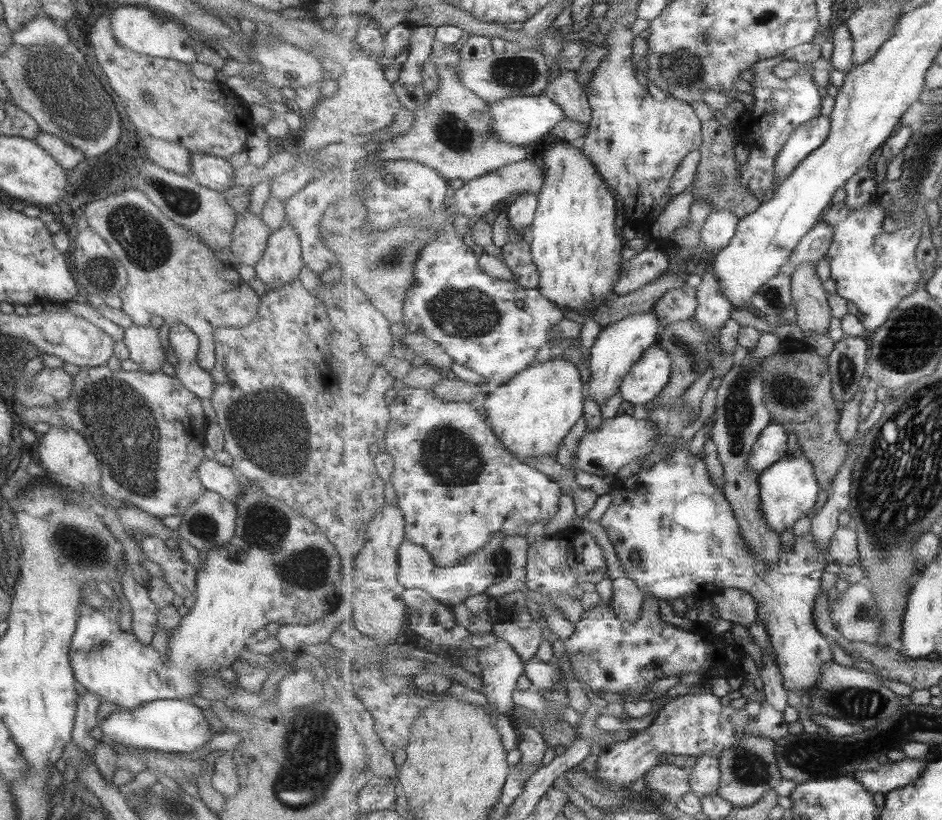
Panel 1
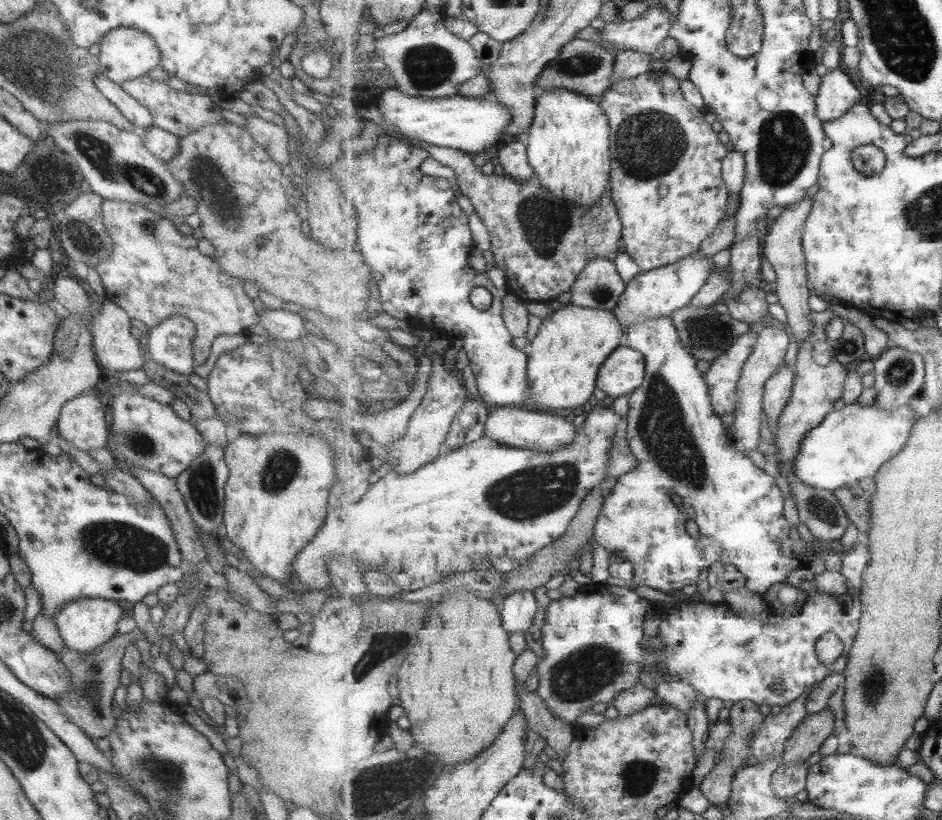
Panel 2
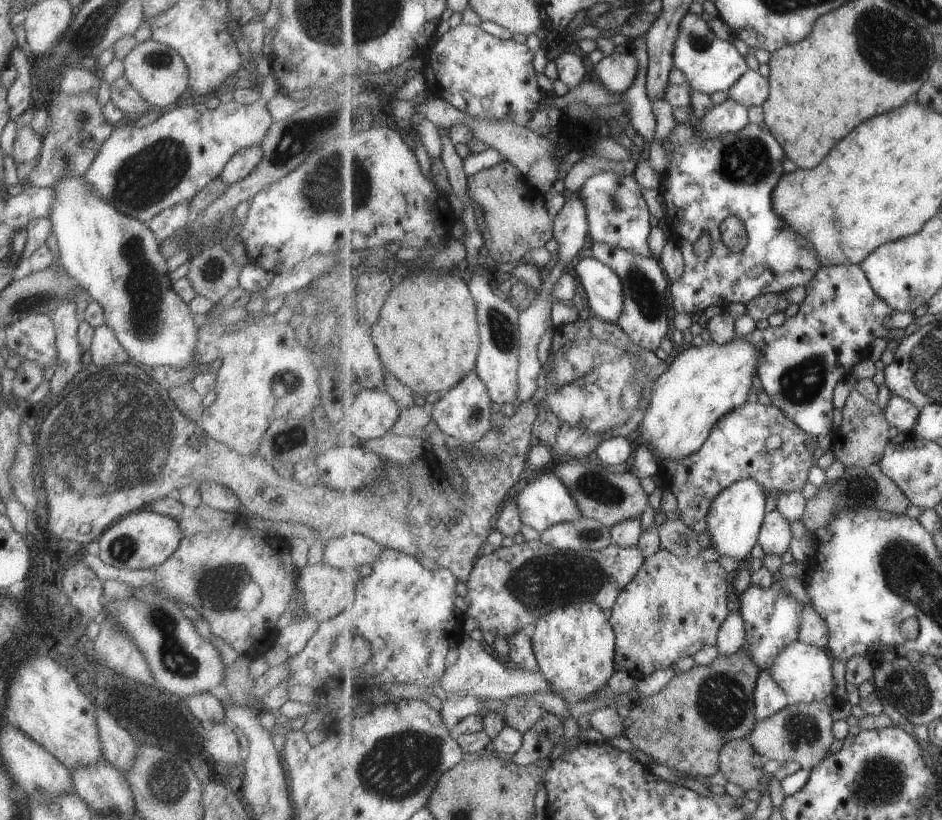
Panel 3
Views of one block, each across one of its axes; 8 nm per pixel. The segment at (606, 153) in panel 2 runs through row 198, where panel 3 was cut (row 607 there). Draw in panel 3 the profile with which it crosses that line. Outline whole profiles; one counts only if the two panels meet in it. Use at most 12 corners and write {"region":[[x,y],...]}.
{"region":[[551,611],[532,634],[553,692],[591,700],[615,674],[609,612]]}

